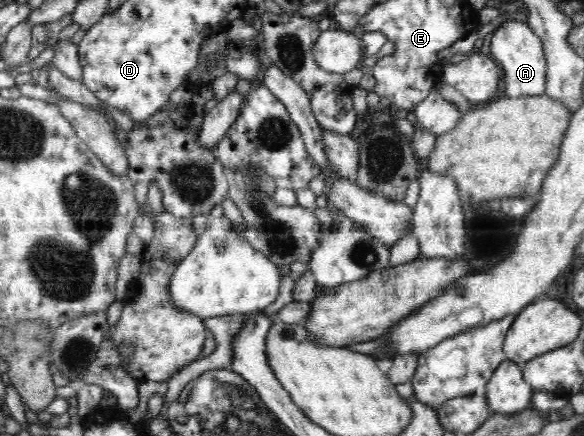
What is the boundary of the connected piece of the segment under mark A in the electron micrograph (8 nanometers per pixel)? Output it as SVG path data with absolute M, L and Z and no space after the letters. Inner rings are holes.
M509 18L493 31L490 41L490 55L503 69L501 97L538 97L545 94L547 82L547 61L542 40L534 30L523 22Z

